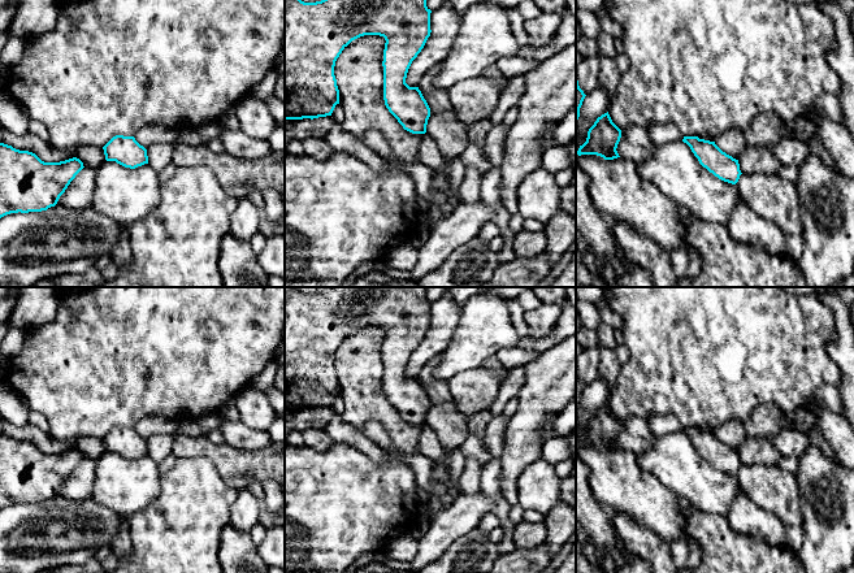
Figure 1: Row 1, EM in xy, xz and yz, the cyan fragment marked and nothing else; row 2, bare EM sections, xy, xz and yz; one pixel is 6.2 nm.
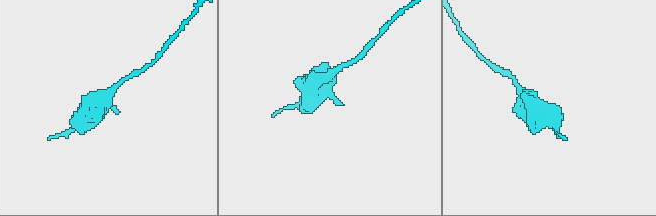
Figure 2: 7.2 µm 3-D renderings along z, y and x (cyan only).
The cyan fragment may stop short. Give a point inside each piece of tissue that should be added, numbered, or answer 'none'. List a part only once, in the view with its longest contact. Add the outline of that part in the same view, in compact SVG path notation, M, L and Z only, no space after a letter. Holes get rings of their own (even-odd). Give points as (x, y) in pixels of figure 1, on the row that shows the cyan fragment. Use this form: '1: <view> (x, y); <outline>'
none

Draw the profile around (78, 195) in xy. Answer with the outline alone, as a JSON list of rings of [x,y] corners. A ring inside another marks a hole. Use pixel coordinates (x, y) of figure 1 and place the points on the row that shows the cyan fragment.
[[[83,168],[60,196],[57,204],[74,210],[91,205],[96,187],[96,172],[97,168]]]

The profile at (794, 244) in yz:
[[[764,173],[741,174],[737,185],[747,207],[785,234],[785,255],[798,261],[805,240],[796,185],[779,174]]]

